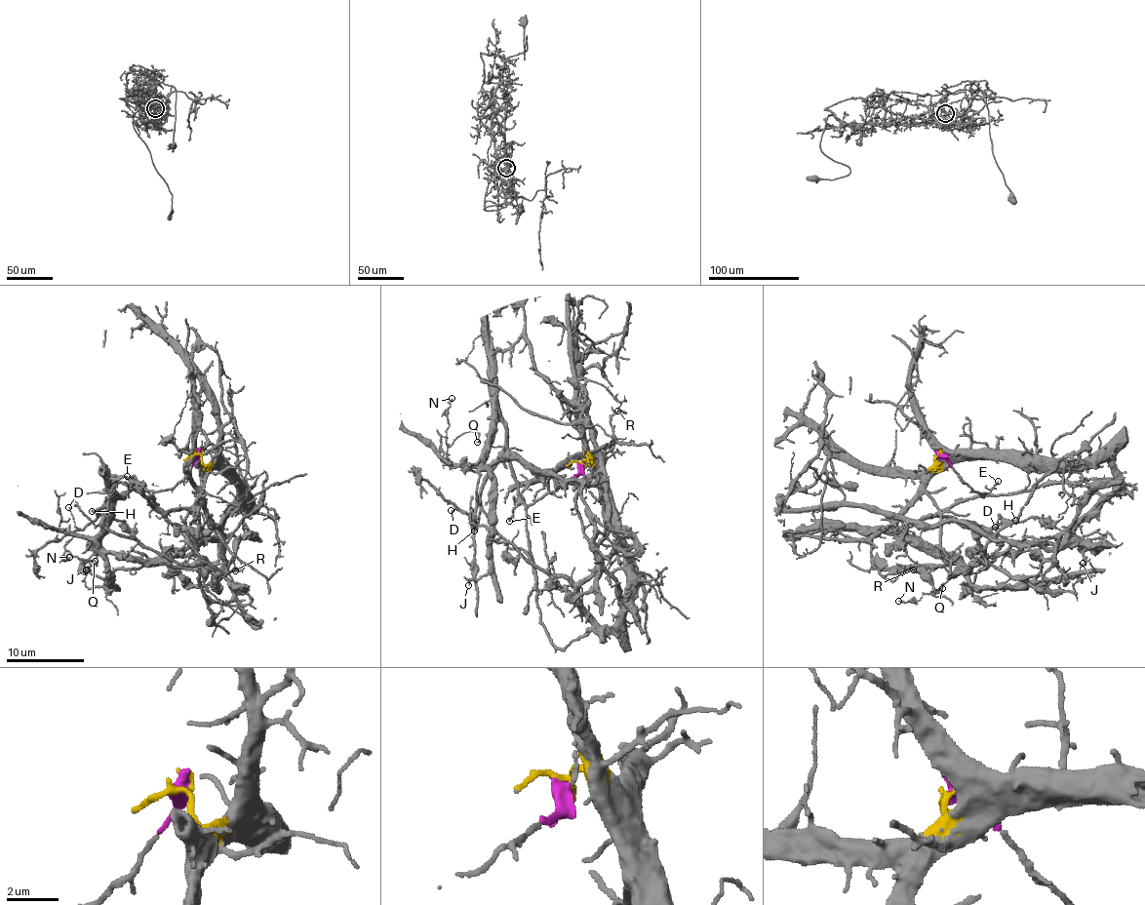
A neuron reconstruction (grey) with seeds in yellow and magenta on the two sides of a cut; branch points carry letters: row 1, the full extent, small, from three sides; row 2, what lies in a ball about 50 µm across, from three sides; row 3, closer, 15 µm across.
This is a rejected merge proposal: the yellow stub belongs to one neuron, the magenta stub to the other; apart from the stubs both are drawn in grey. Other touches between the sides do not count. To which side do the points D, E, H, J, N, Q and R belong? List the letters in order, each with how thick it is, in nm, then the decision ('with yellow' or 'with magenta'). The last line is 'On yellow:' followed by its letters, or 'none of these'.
D: 110 nm thick; with magenta
E: 160 nm thick; with magenta
H: 200 nm thick; with magenta
J: 110 nm thick; with magenta
N: 190 nm thick; with magenta
Q: 150 nm thick; with magenta
R: 100 nm thick; with magenta
On yellow: none of these

